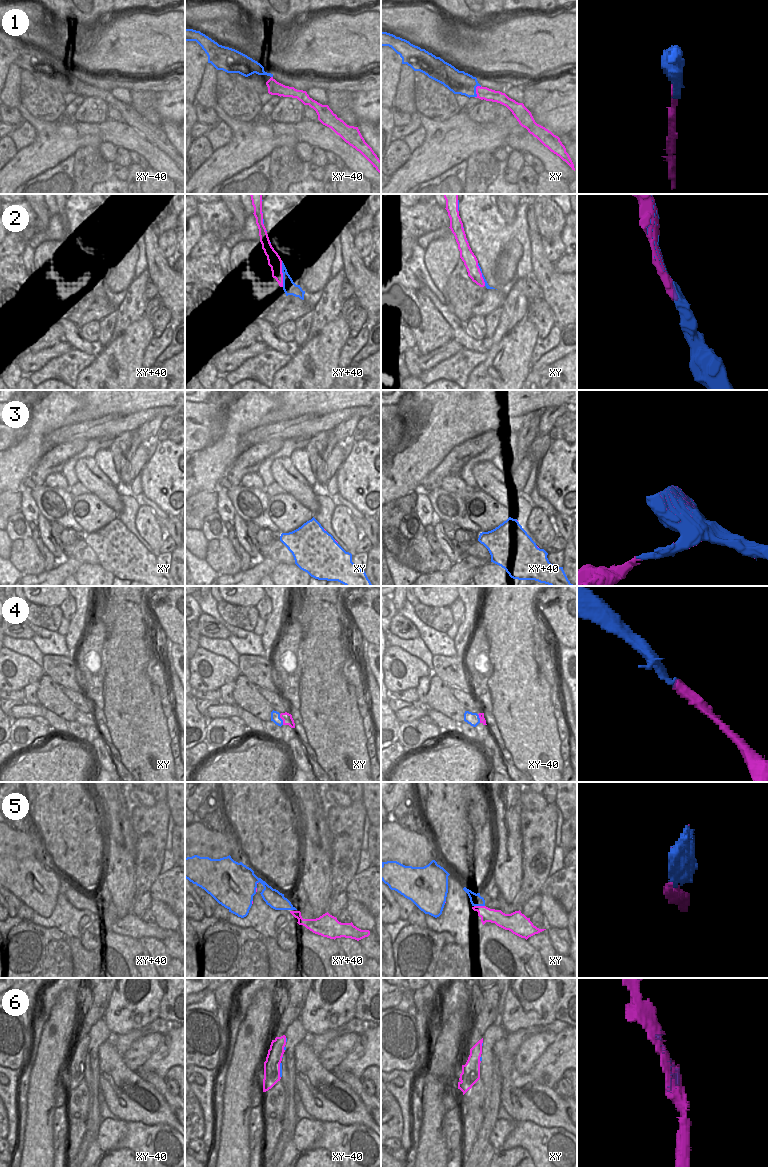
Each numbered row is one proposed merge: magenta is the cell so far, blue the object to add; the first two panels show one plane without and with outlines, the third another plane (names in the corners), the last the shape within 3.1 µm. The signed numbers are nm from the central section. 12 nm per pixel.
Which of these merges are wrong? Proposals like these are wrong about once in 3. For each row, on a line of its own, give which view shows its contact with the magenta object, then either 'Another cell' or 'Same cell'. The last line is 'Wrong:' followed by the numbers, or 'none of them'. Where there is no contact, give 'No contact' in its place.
1: Touches magenta in xy. Same cell
2: Touches magenta in xy+40. Same cell
3: Touches magenta in xy. Same cell
4: Touches magenta in xy. Same cell
5: Touches magenta in xy. Same cell
6: Touches magenta in xy-40. Same cell
Wrong: none of them.

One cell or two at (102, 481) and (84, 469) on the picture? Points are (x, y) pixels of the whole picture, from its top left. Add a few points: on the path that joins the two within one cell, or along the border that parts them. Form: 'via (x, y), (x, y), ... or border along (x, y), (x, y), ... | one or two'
via (98, 481), (88, 473) | one

